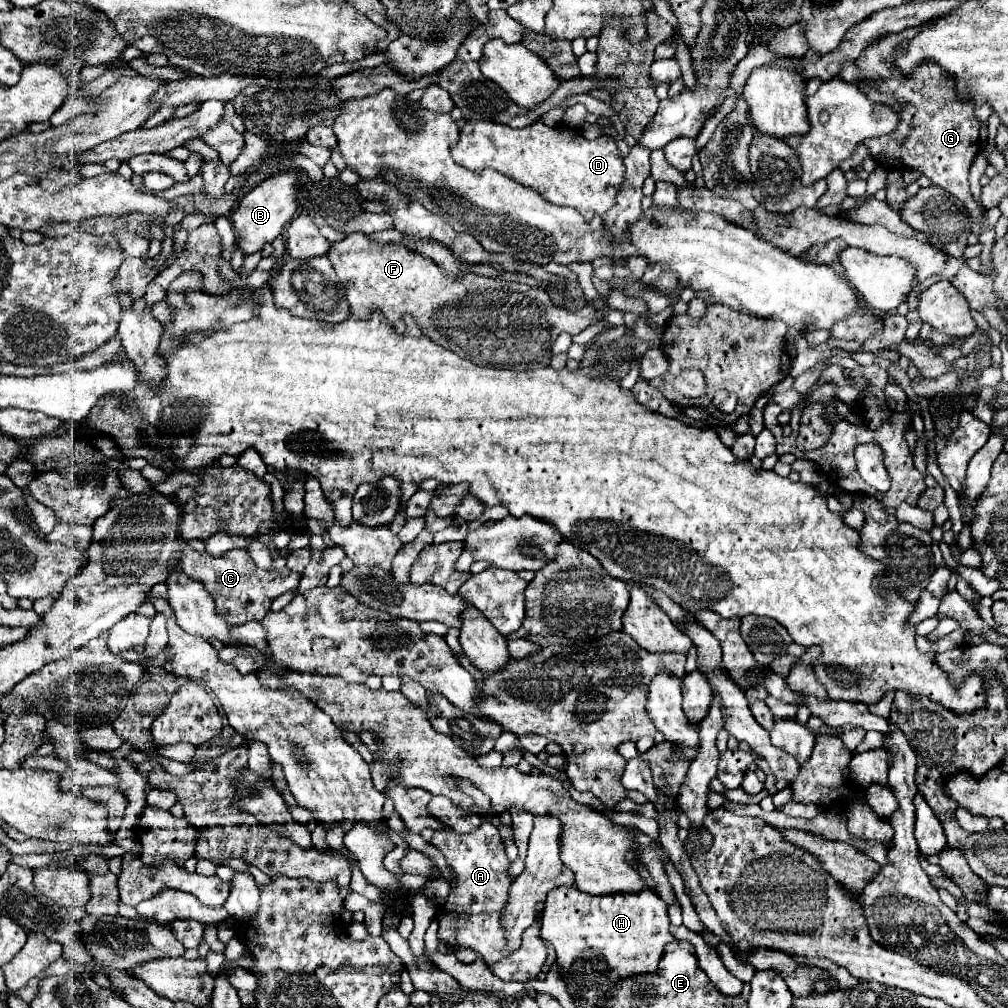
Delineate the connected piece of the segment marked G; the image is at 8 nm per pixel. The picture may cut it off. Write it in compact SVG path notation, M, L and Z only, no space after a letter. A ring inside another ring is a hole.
M910 27L904 29L902 33L882 37L874 47L862 51L862 55L856 61L864 81L868 81L872 87L876 87L886 95L894 95L894 99L908 103L908 107L900 113L902 123L894 133L878 139L868 139L864 145L870 149L870 155L886 169L892 171L898 169L904 171L906 167L920 169L934 185L958 197L964 203L964 207L968 207L968 213L976 221L980 221L982 209L972 199L968 189L968 169L974 157L980 153L978 145L980 123L976 121L974 107L970 107L970 101L958 99L954 95L954 83L950 83L950 77L936 63L924 63L922 67L918 67L918 71L914 71L910 79L898 75L898 71L894 71L894 67L888 65L888 53L894 53L894 47L902 39L914 35L914 31L918 29ZM904 93L918 93L918 95L904 95Z

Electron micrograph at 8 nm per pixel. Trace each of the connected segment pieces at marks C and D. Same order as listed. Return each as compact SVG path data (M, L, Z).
M188 547L182 553L180 567L182 571L186 571L186 575L206 587L206 591L214 597L218 611L226 615L226 621L230 625L242 625L246 621L262 621L262 617L270 611L272 601L286 591L296 591L296 585L300 581L300 575L290 569L262 569L254 565L256 563L252 563L252 557L246 549L232 549L222 557L212 557Z
M470 119L462 127L460 141L454 143L450 151L458 165L470 171L482 171L486 167L494 169L516 183L538 191L554 205L574 207L586 219L604 215L614 205L614 191L618 191L624 173L620 151L610 135L588 141L580 129L566 125L548 127L542 121L512 129L494 121Z

